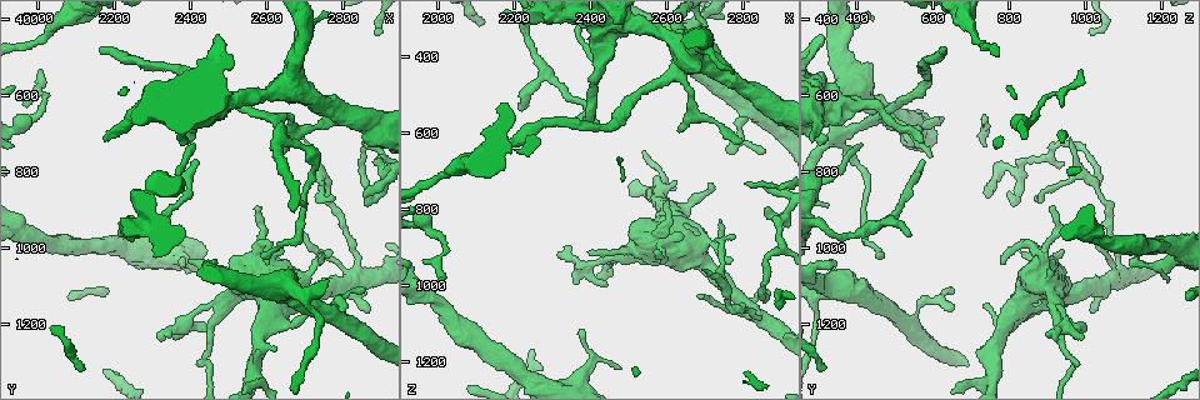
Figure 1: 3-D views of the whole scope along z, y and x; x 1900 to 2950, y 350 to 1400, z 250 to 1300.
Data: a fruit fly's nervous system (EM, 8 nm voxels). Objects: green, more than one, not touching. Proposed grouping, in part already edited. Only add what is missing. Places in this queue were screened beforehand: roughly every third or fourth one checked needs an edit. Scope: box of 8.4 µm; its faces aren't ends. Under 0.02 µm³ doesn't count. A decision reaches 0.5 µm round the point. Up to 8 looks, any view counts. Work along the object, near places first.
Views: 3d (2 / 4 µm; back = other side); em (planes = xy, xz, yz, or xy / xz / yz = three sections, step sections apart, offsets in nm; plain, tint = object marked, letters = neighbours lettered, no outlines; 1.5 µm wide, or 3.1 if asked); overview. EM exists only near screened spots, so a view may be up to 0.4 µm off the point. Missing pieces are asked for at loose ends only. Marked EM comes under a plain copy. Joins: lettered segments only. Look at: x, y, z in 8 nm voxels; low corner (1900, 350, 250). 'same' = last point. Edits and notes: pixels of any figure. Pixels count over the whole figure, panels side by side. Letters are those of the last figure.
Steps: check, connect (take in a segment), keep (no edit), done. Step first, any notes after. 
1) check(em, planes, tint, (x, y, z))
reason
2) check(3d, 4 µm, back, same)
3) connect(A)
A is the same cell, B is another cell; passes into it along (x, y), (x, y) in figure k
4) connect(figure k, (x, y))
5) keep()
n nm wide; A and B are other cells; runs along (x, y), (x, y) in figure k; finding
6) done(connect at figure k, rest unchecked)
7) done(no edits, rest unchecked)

check(em, xy, step 4, letters, (2390, 1030, 915))
thin end

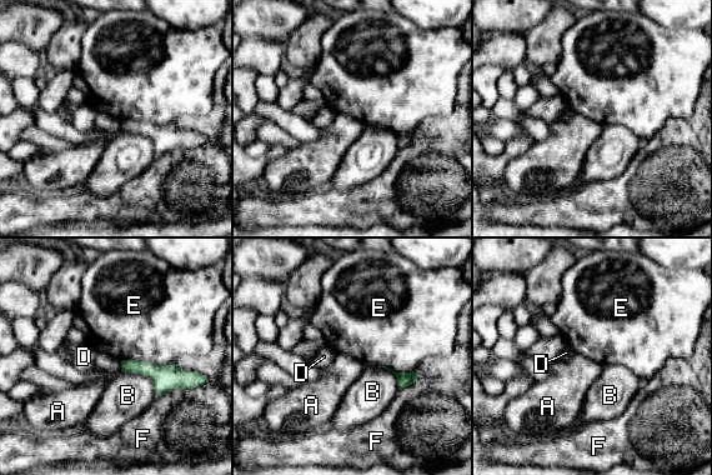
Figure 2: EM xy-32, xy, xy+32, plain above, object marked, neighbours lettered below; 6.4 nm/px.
keep()
E touches over 360 nm; A, B, D, E and F are other cells; no lettered segment goes on from it

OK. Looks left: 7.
check(em, xz, step 8, letters, (2770, 1015, 925))
thin end

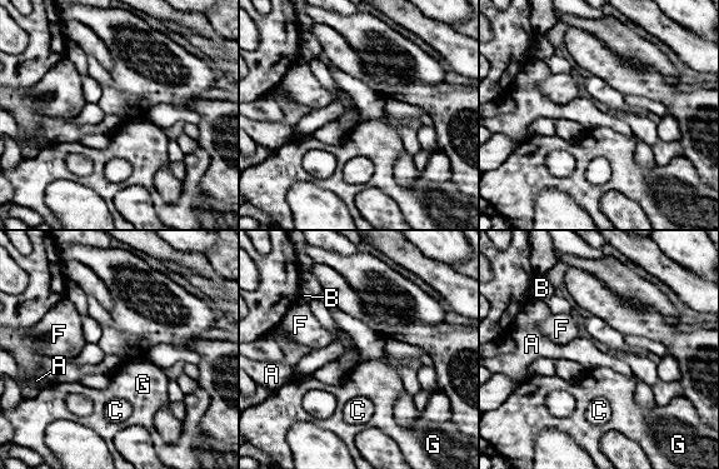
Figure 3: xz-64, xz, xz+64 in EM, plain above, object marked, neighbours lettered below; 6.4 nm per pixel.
check(em, planes, letters, same)
another direction

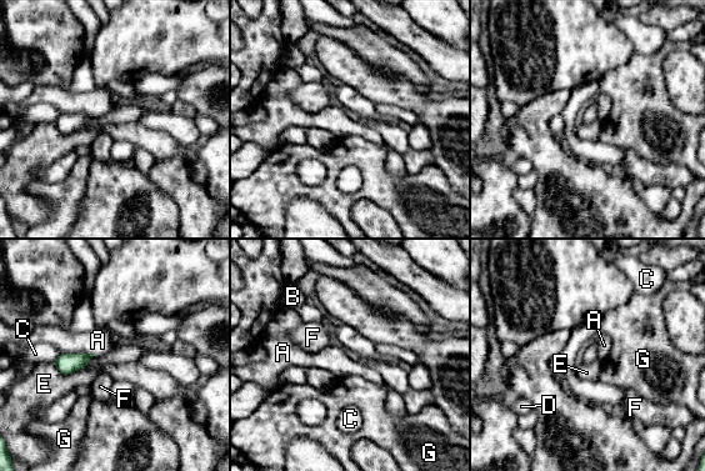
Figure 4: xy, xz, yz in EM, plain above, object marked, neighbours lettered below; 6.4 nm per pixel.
keep()
A, B, C, D, E, F and G are other cells; none of them fits

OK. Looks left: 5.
check(3d, 2 µm, (2160, 475, 625))
an open end

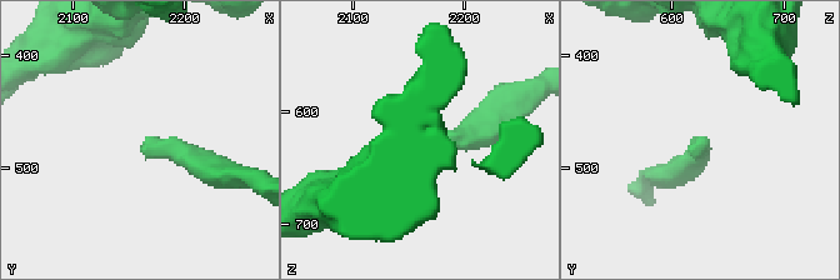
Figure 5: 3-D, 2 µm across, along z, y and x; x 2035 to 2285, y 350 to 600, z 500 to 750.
check(em, planes, tint, (2160, 476, 624))
need the tissue

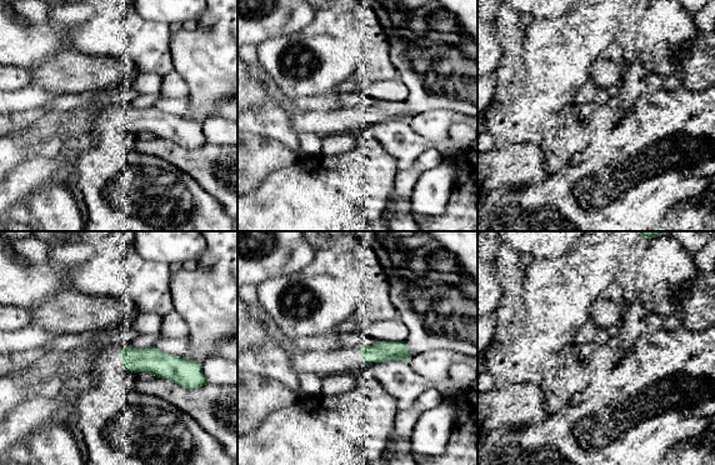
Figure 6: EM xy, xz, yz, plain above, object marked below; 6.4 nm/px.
check(em, planes, letters, same)

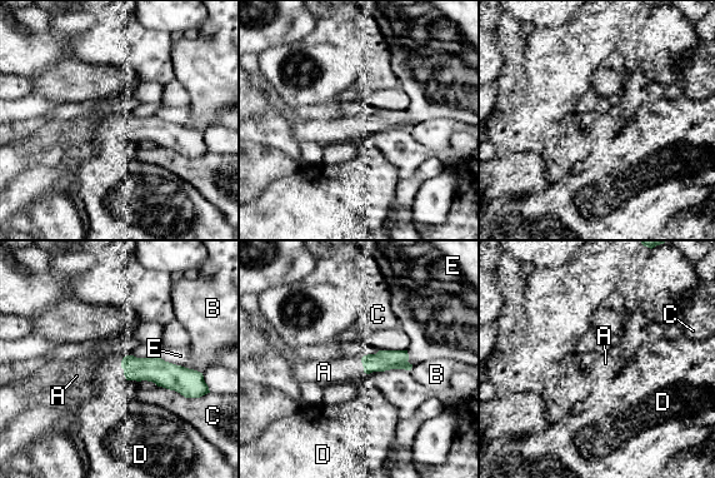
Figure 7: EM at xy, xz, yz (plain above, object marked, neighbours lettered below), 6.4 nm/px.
connect(A)
130 nm wide; A is the same cell, B, C, D and E are other cells; the neuron continues

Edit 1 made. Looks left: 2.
done(connect at figure 7, rest unchecked)

